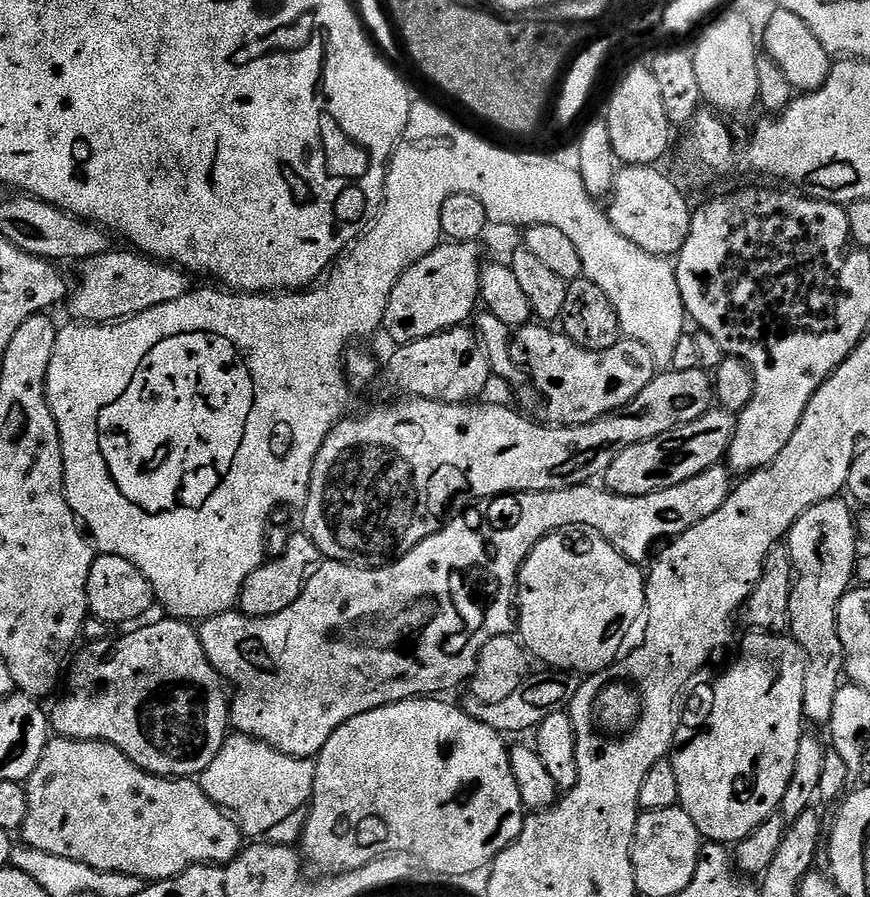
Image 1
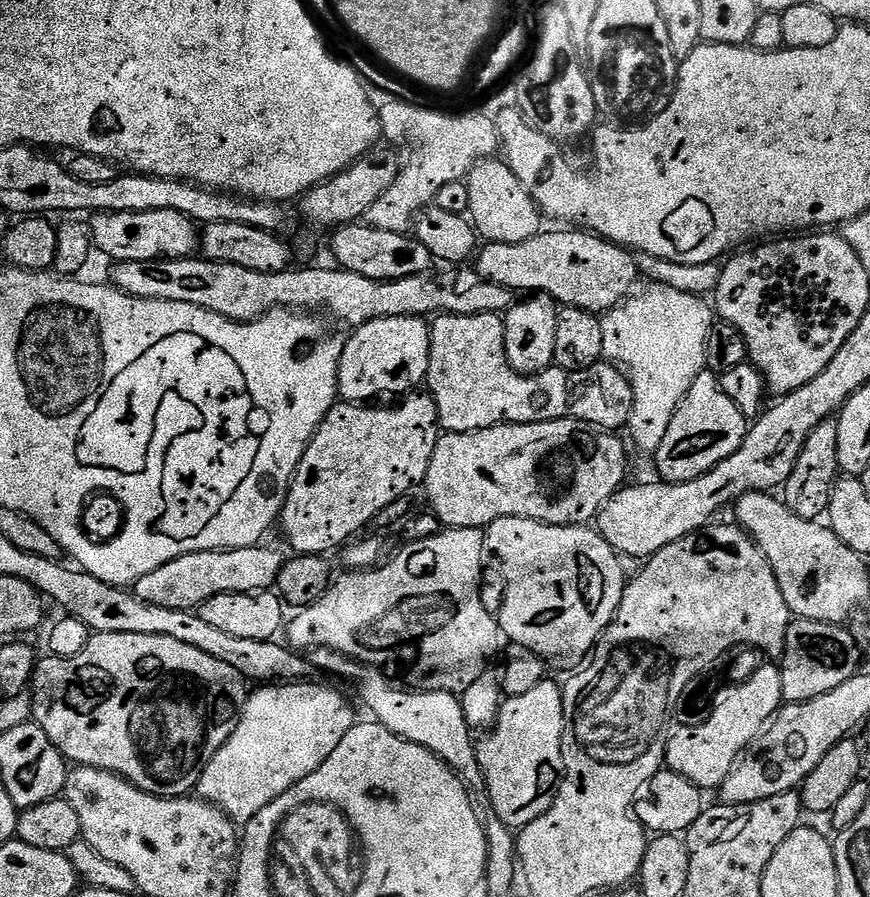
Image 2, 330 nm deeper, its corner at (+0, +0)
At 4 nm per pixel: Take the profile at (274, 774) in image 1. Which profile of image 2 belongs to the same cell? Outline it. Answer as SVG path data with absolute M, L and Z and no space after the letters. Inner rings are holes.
M273 682L257 687L249 695L234 734L200 775L199 799L221 808L243 826L306 774L314 774L358 720L338 689L316 683Z

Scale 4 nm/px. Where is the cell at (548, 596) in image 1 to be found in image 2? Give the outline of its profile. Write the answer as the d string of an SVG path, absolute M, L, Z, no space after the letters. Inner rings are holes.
M499 516L488 525L486 548L491 555L492 552L496 555L504 571L504 605L498 611L501 633L511 643L526 646L526 650L538 654L545 662L579 665L595 648L624 600L626 575L618 553L591 527L567 528L517 516Z

